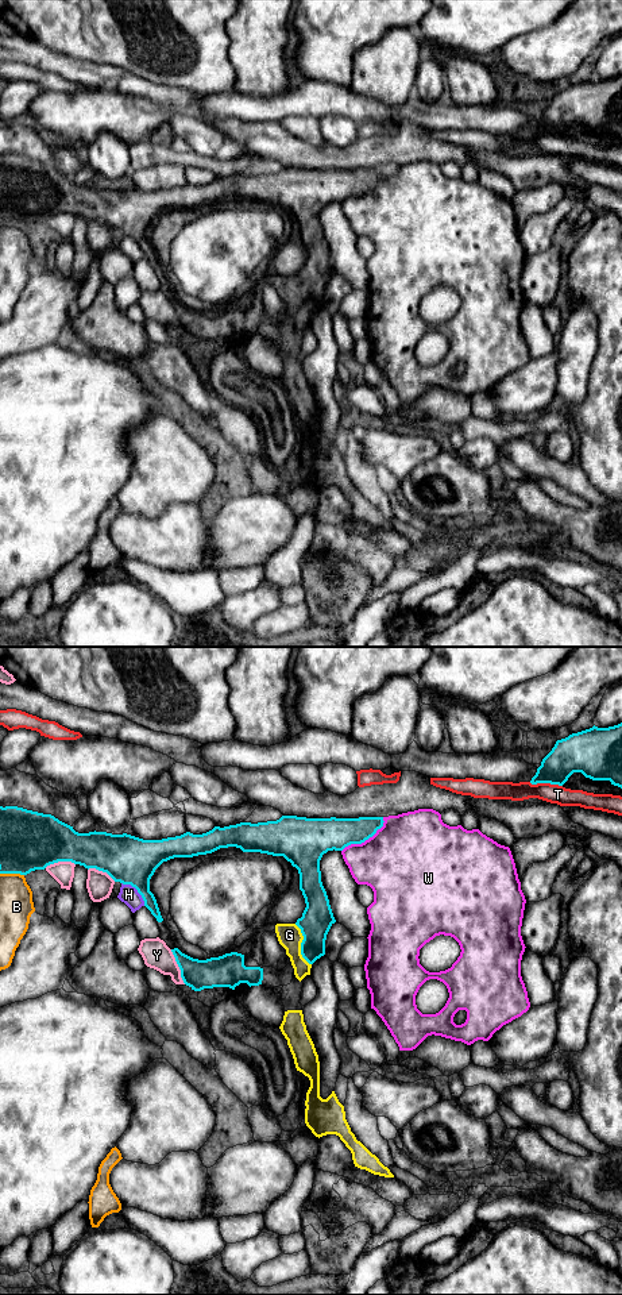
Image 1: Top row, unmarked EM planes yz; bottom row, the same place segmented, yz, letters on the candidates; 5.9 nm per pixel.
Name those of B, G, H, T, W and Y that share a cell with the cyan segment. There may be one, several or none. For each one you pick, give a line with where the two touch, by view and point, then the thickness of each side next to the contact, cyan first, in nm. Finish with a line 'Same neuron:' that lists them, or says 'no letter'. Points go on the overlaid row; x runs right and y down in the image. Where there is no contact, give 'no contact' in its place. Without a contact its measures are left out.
G: yz (301, 944) | 190/140 nm
Same neuron: G

